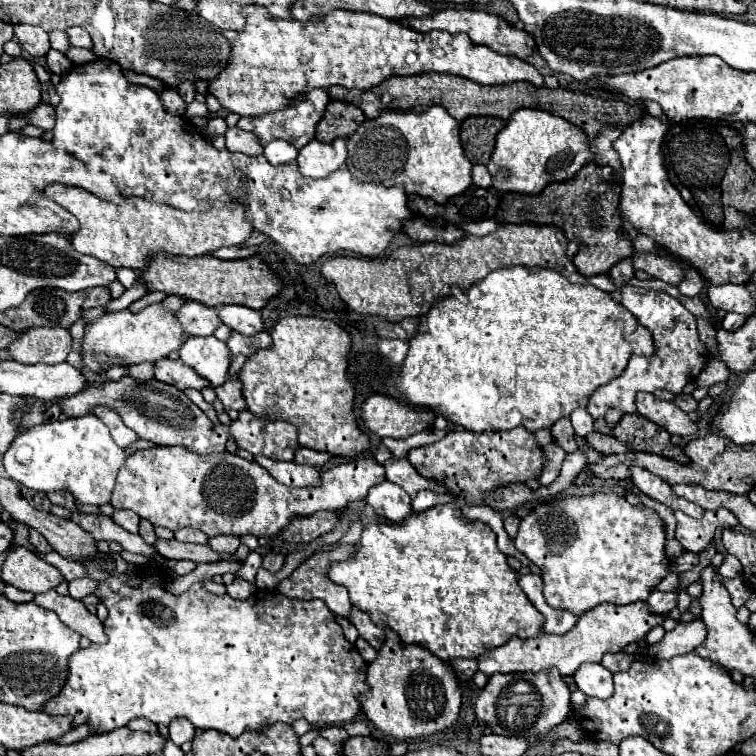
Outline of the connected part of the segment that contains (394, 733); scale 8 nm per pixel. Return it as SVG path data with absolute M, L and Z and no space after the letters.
M386 629L386 641L378 651L376 661L368 665L366 683L370 689L360 697L362 711L374 727L400 741L422 739L434 733L444 733L452 727L460 713L460 685L452 667L438 657L432 657L420 645L404 645L392 629Z

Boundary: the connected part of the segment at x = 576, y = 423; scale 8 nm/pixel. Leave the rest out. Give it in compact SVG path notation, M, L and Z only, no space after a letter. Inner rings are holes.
M585 408L575 409L570 415L570 420L575 433L583 438L593 431L594 419Z

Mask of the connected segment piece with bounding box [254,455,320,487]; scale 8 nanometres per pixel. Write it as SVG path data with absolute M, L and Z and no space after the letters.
M256 455L254 461L262 465L278 483L288 487L308 487L320 483L320 471L312 465L298 465L294 461L274 461L264 455Z

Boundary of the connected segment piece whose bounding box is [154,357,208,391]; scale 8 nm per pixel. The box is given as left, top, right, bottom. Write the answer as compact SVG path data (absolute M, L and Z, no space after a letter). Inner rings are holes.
M160 359L154 363L154 377L158 381L164 381L164 383L170 383L170 385L176 385L178 389L188 389L188 387L194 387L194 389L204 389L208 385L208 381L196 377L196 373L186 367L186 365L180 365L180 361L172 361L172 359Z

